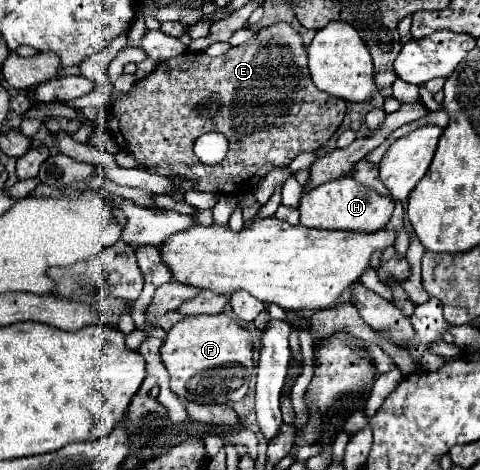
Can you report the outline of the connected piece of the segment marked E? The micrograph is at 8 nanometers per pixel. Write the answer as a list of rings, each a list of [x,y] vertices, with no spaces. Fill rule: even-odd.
[[[276,22],[256,32],[248,42],[230,48],[228,54],[180,54],[160,62],[154,72],[138,80],[128,94],[124,94],[112,104],[108,128],[118,146],[134,156],[138,168],[162,176],[166,174],[192,182],[196,180],[196,188],[200,188],[202,192],[244,196],[270,170],[284,168],[298,154],[316,152],[320,146],[324,146],[338,130],[344,114],[346,102],[342,98],[332,98],[330,94],[314,86],[308,72],[306,48],[300,34],[290,24]],[[204,132],[220,132],[226,136],[230,148],[222,162],[202,164],[196,158],[194,142]]]

